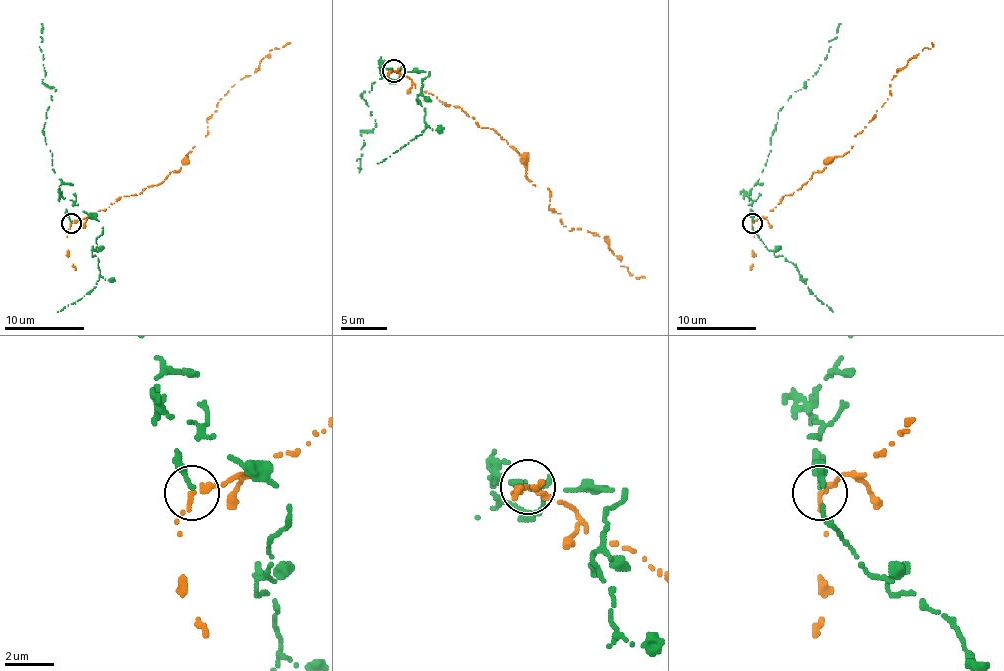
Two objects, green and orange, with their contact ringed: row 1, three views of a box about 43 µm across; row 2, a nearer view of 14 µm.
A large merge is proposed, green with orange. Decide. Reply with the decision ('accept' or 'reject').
reject

